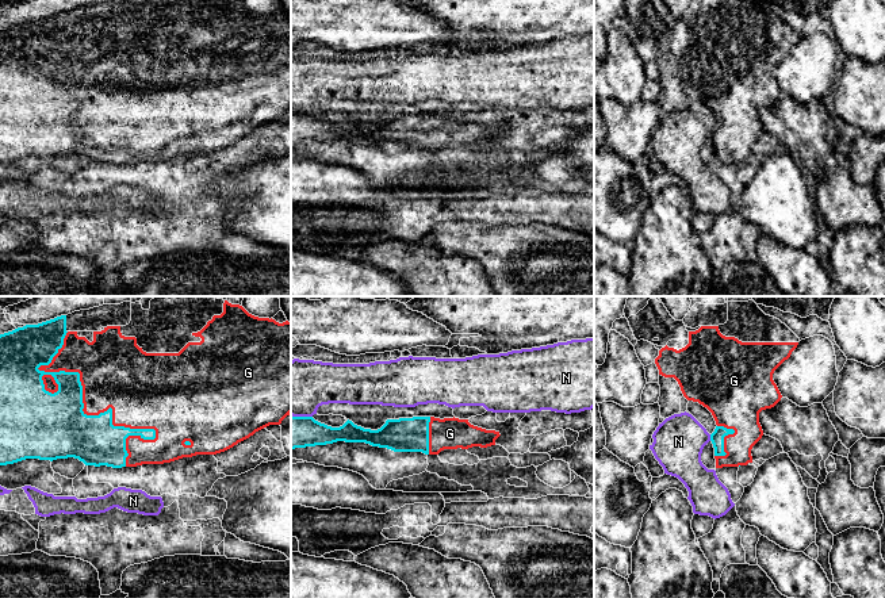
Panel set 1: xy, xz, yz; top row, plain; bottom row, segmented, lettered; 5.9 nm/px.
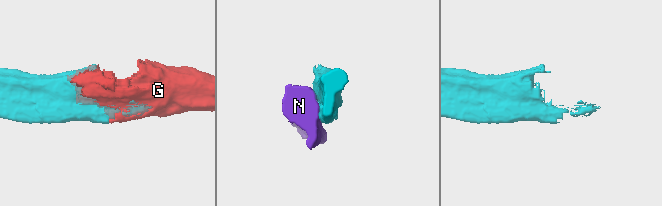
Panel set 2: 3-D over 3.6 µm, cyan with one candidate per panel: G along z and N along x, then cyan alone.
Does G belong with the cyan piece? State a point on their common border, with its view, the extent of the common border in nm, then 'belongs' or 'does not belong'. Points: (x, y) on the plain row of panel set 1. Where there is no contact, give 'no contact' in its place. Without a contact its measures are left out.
contact xy (81, 94); length 850 nm; belongs

